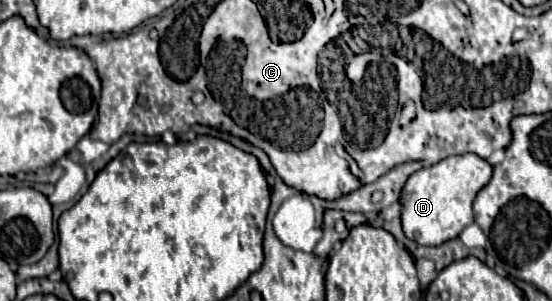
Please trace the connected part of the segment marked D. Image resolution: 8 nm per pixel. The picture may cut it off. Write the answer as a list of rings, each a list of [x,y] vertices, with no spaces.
[[[478,154],[448,156],[428,168],[414,172],[404,184],[400,196],[404,234],[422,246],[438,246],[456,238],[468,224],[474,222],[474,196],[490,182],[490,178],[492,166]]]

